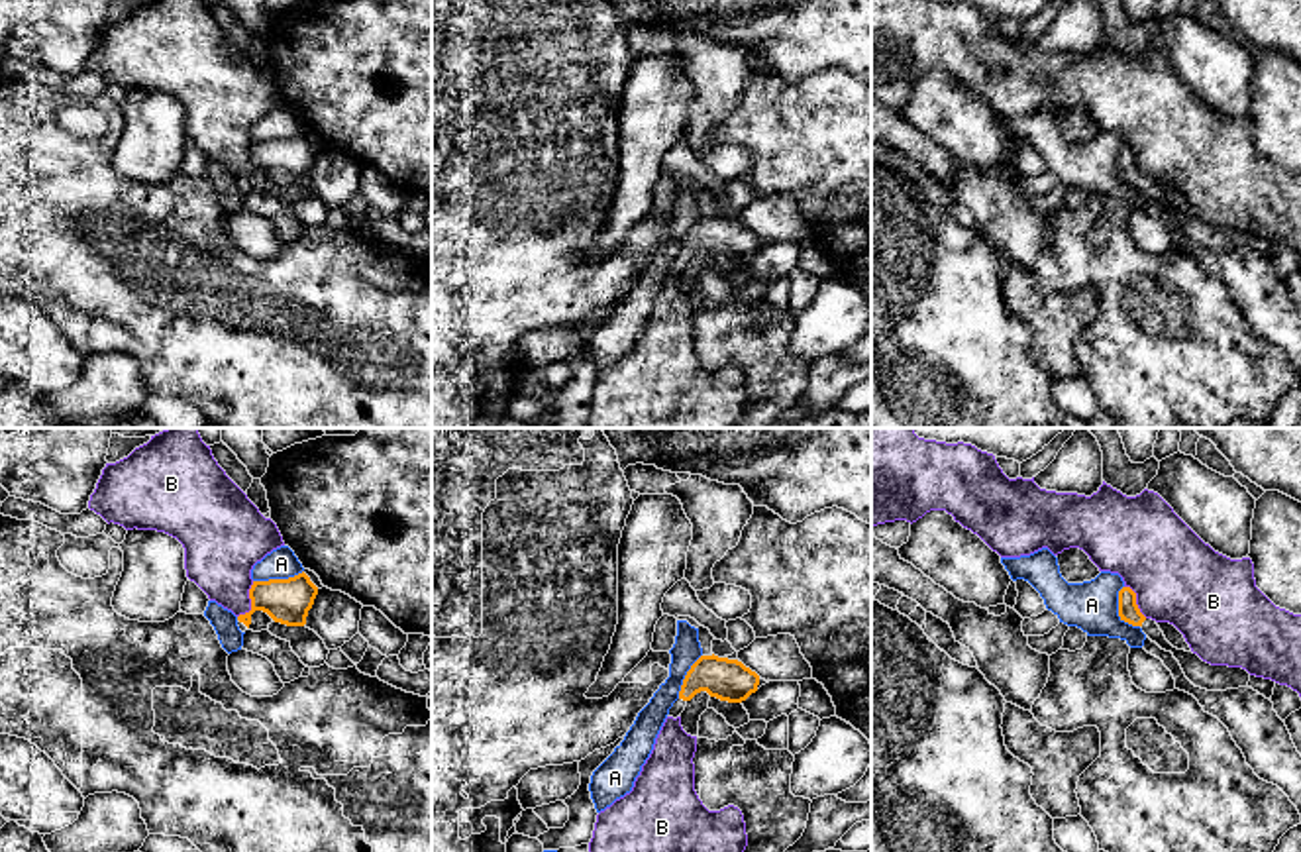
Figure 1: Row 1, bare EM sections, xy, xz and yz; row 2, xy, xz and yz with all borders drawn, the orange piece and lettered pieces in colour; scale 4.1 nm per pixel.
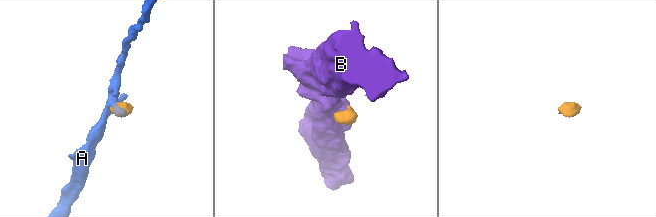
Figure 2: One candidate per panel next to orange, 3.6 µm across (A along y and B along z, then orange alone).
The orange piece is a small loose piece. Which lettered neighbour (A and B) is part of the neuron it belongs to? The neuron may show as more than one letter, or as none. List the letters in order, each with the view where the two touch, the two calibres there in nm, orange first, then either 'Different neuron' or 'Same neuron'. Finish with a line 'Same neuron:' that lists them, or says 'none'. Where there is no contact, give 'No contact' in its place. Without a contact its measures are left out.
A: Touches orange in yz. Thickness 90 nm (orange) against 200 nm. Different neuron
B: Touches orange in xy. Thickness 190 nm (orange) against 300 nm. Different neuron
Same neuron: none

